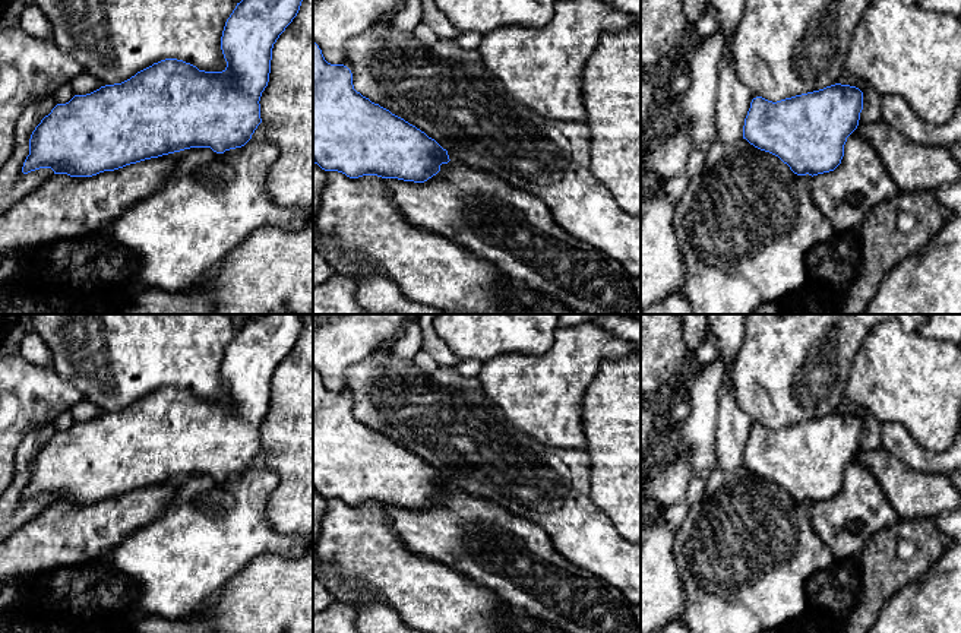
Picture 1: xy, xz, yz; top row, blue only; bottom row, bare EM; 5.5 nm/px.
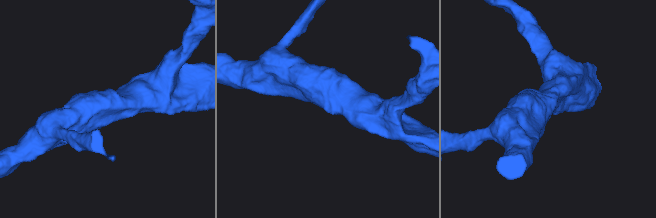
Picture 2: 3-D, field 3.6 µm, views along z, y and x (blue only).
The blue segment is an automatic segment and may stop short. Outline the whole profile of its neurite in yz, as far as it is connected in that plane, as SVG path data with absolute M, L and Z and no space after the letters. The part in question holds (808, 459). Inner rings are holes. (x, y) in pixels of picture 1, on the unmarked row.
M841 411L777 430L756 424L745 446L743 466L778 484L794 501L813 504L834 499L841 491L844 472L857 456L862 437L863 420Z

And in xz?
M313 368L313 490L350 506L377 503L424 510L448 491L449 482L434 466L354 417L353 401L331 392Z

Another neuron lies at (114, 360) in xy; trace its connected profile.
M31 314L31 322L53 354L56 373L72 382L83 399L95 403L102 414L121 411L165 386L183 387L205 399L227 395L221 364L237 333L227 314Z

